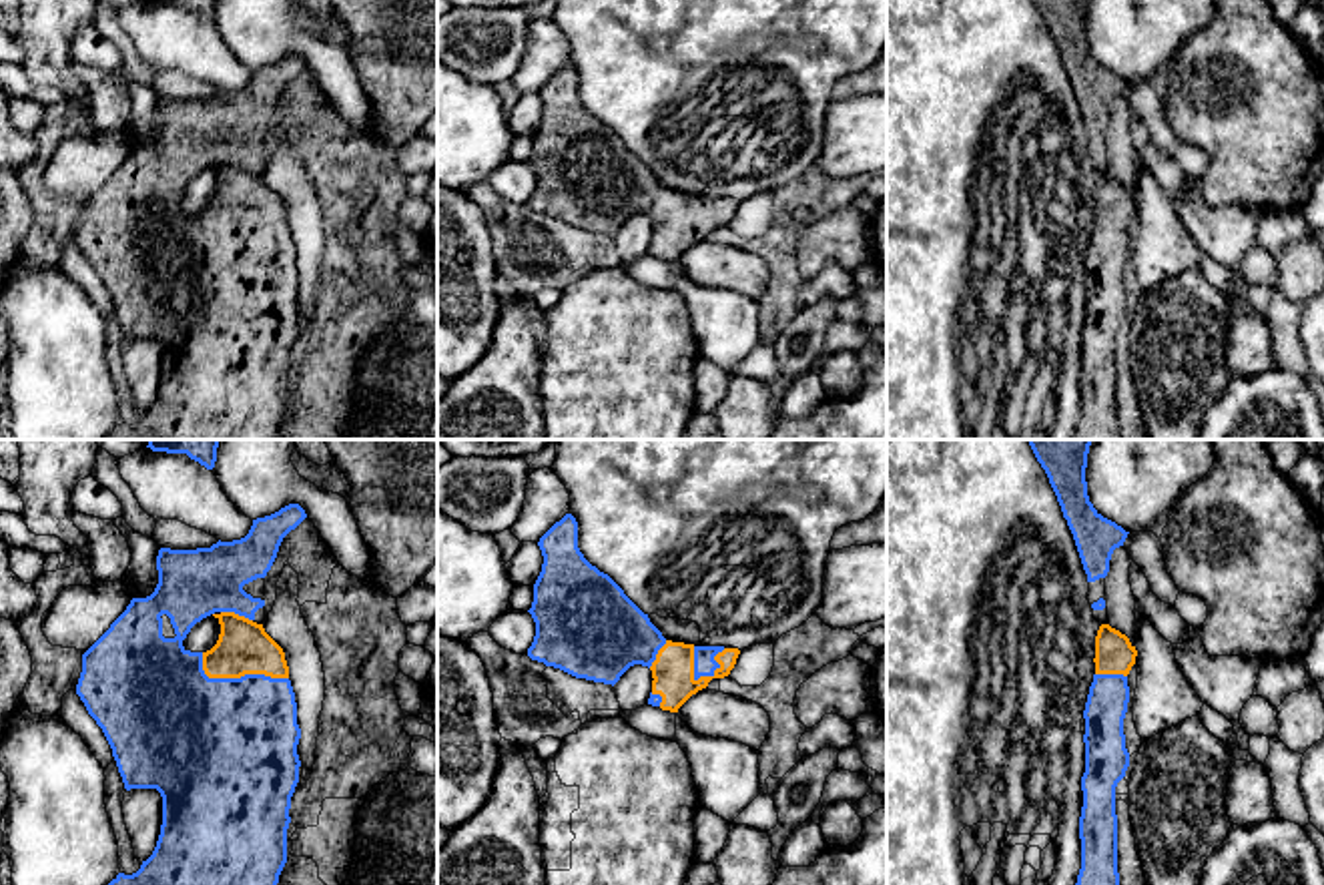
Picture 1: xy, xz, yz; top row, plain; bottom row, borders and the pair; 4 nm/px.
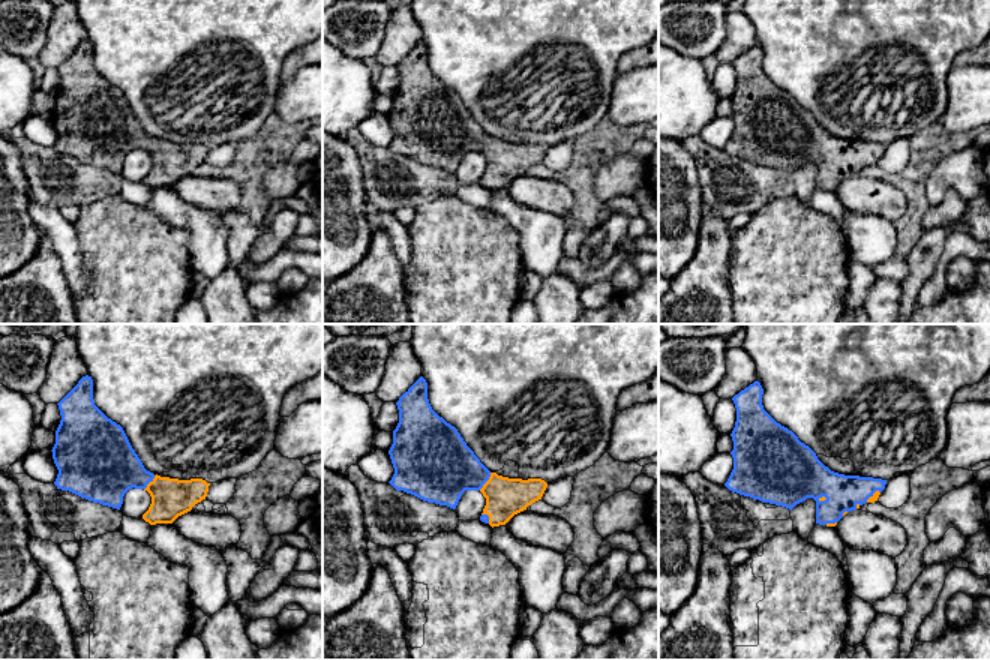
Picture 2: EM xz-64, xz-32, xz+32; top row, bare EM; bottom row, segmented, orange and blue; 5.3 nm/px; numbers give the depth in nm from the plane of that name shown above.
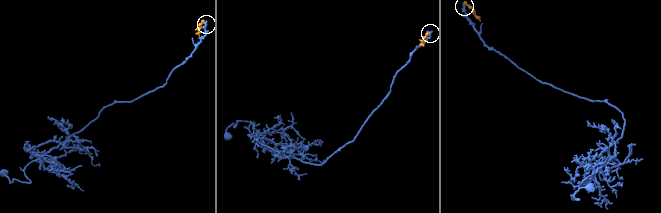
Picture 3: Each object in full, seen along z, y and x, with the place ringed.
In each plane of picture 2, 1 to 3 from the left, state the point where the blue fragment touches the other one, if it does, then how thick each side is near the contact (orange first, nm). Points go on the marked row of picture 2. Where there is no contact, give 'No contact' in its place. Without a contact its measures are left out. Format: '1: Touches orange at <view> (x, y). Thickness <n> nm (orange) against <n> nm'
1: Touches orange at xz-64 (149, 483). Thickness 200 nm (orange) against 360 nm
2: Touches orange at xz-32 (486, 482). Thickness 220 nm (orange) against 360 nm
3: Touches orange at xz+32 (873, 495). Thickness 40 nm (orange) against 190 nm

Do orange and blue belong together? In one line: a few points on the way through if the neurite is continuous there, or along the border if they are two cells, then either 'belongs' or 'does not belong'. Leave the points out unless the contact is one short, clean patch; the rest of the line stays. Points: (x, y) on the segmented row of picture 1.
belongs

